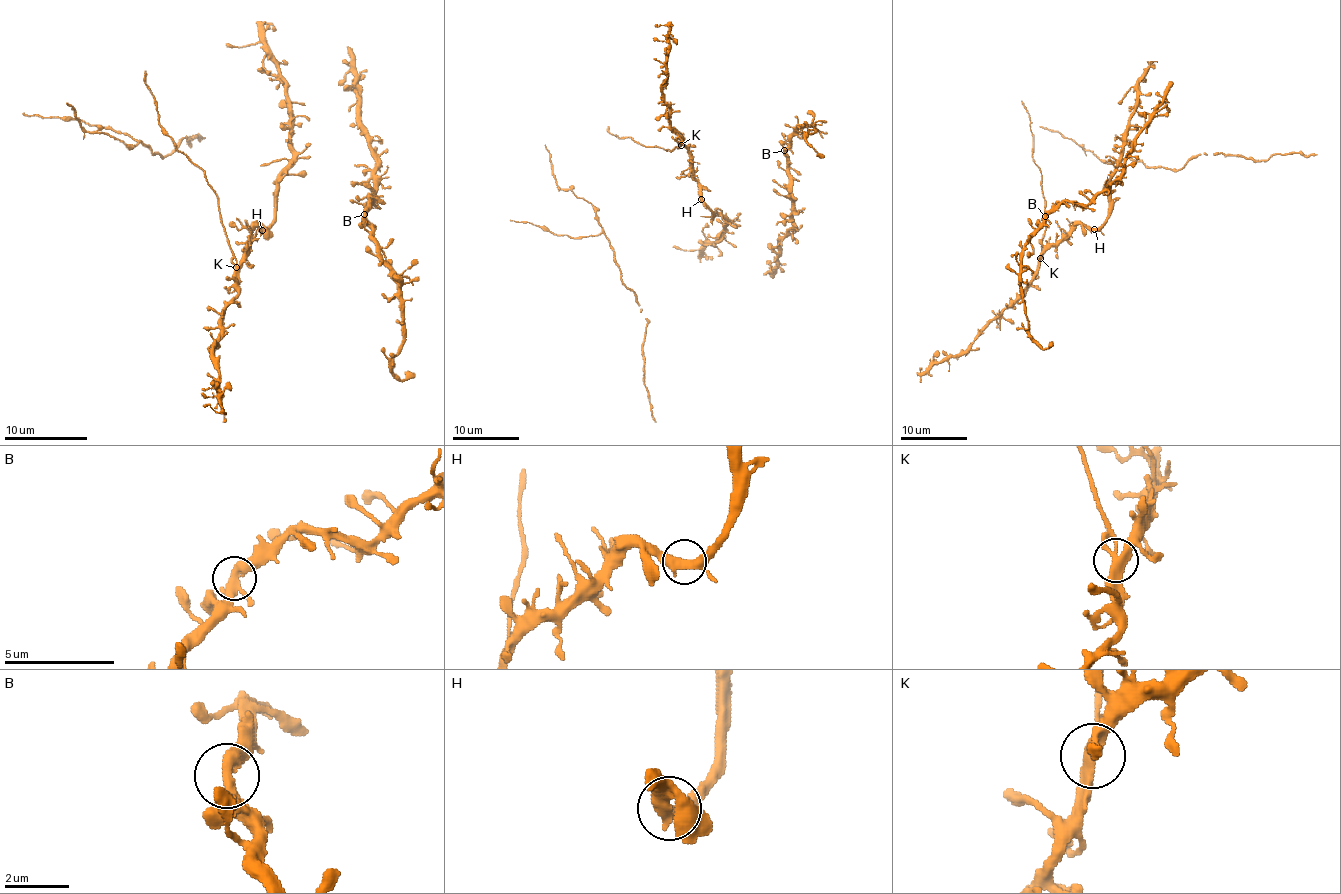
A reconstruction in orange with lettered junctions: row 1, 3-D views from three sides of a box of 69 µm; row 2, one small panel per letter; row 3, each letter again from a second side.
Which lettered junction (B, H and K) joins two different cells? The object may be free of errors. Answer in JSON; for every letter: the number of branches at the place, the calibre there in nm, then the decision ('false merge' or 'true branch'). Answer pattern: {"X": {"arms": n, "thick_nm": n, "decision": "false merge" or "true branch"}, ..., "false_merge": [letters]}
{"B": {"arms": 3, "thick_nm": 340, "decision": "true branch"}, "H": {"arms": 3, "thick_nm": 360, "decision": "true branch"}, "K": {"arms": 3, "thick_nm": 340, "decision": "false merge"}, "false_merge": ["K"]}

